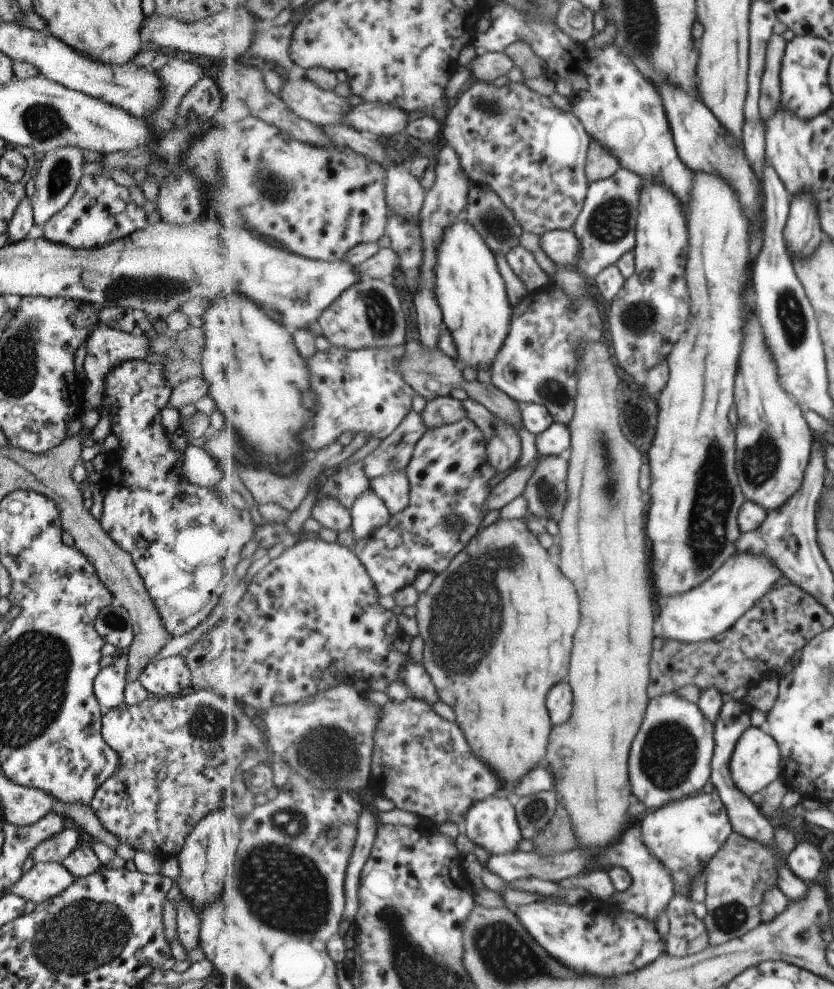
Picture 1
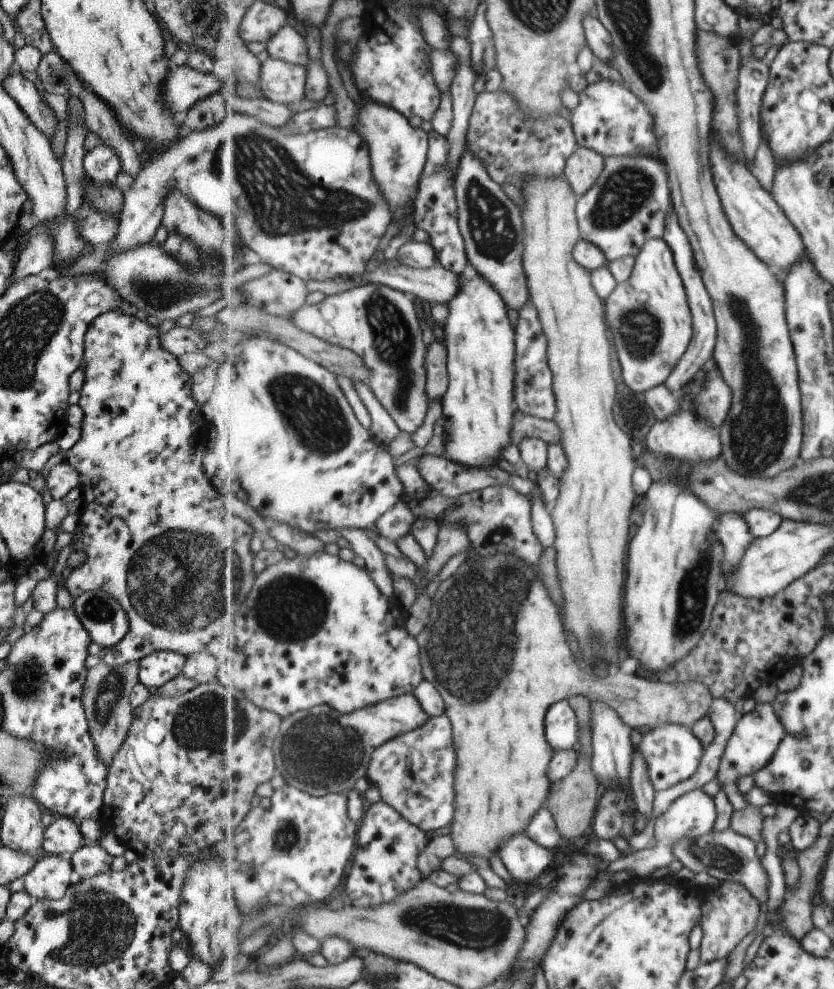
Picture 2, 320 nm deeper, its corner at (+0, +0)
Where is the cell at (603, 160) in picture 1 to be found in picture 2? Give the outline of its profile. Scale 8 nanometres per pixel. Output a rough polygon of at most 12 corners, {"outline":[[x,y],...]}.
{"outline":[[583,146],[564,174],[577,196],[600,179],[601,153]]}

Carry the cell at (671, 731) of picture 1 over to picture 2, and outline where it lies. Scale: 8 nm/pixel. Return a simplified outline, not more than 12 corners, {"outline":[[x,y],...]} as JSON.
{"outline":[[691,728],[644,734],[640,749],[656,791],[691,778],[705,752]]}

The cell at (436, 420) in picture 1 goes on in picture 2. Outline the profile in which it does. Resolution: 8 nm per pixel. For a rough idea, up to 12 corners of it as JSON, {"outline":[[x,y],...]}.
{"outline":[[431,340],[426,354],[430,400],[449,386],[448,348]]}

